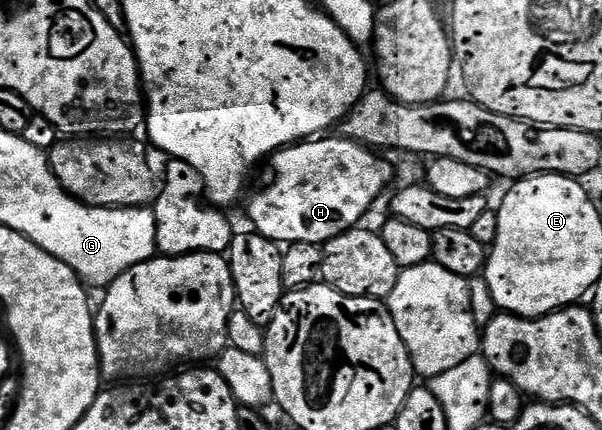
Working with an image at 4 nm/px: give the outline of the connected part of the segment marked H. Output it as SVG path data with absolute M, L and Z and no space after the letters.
M315 137L309 141L303 141L293 144L288 147L283 147L281 151L274 152L269 160L268 166L274 176L270 179L270 184L267 187L262 187L250 199L250 219L254 222L253 230L259 235L268 237L274 243L279 245L289 245L291 243L316 243L325 245L332 237L340 237L340 233L351 231L356 226L363 222L362 219L370 211L370 206L381 197L386 191L386 186L392 183L392 170L388 161L383 159L377 150L365 147L363 143L357 143L345 137L337 137L338 139L326 139L330 137Z

